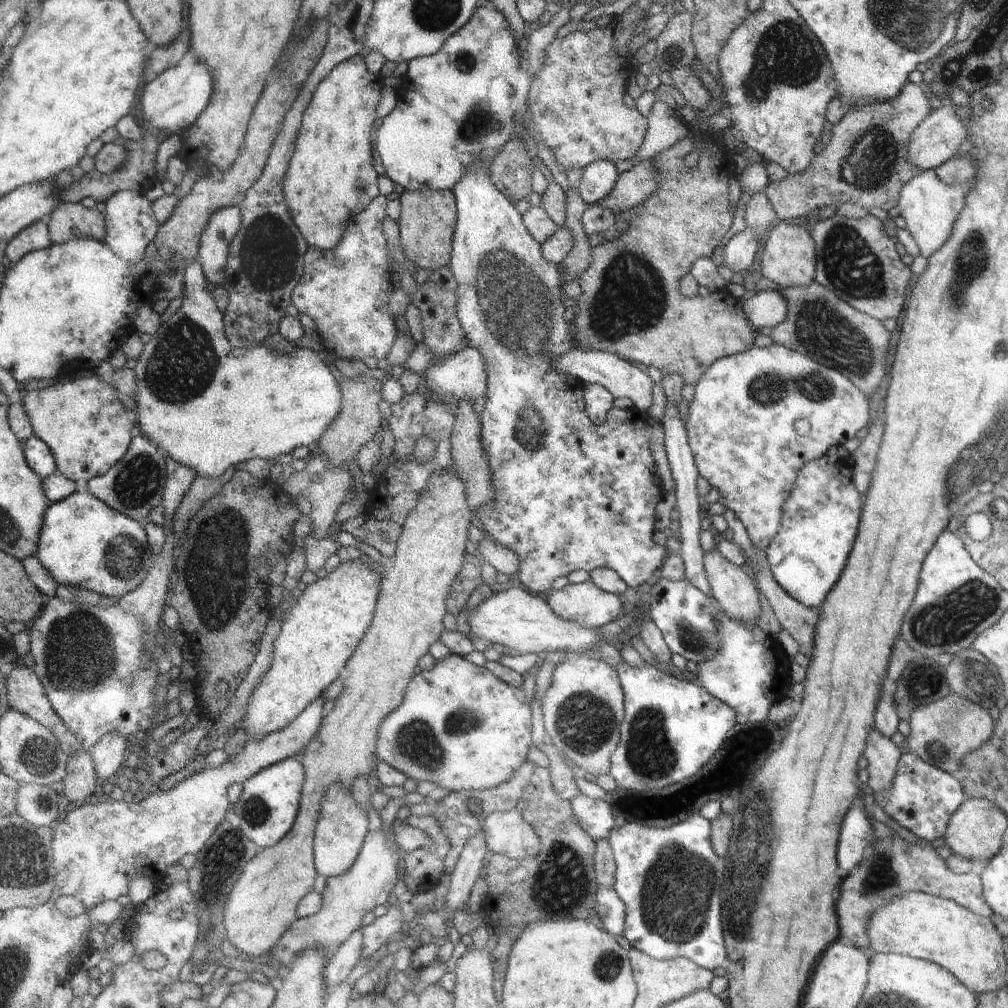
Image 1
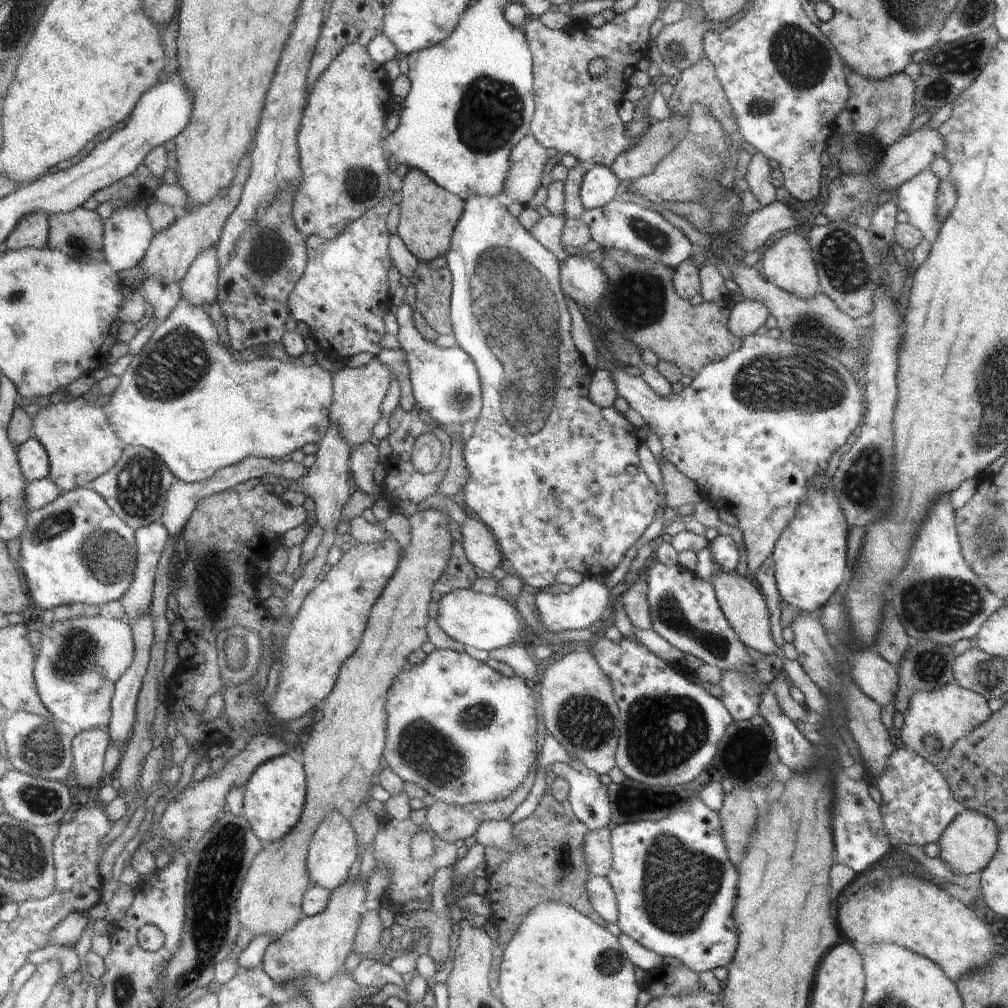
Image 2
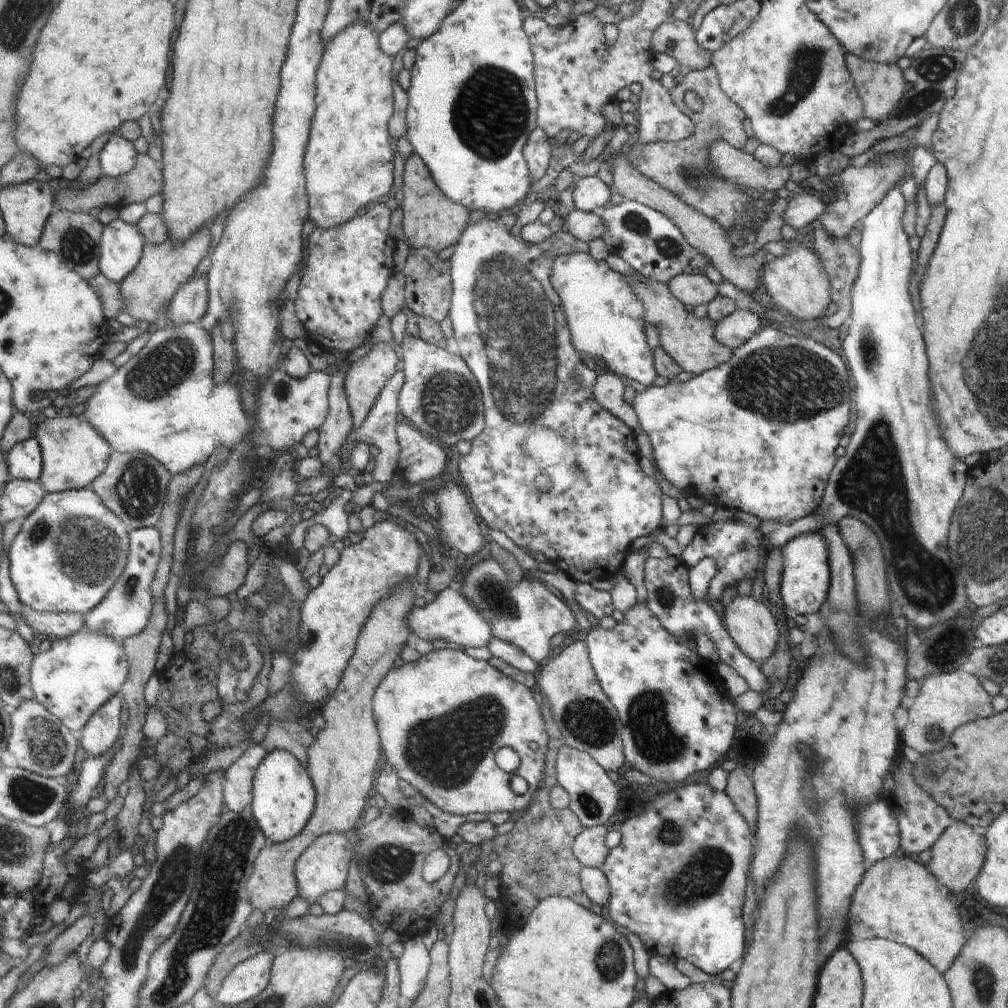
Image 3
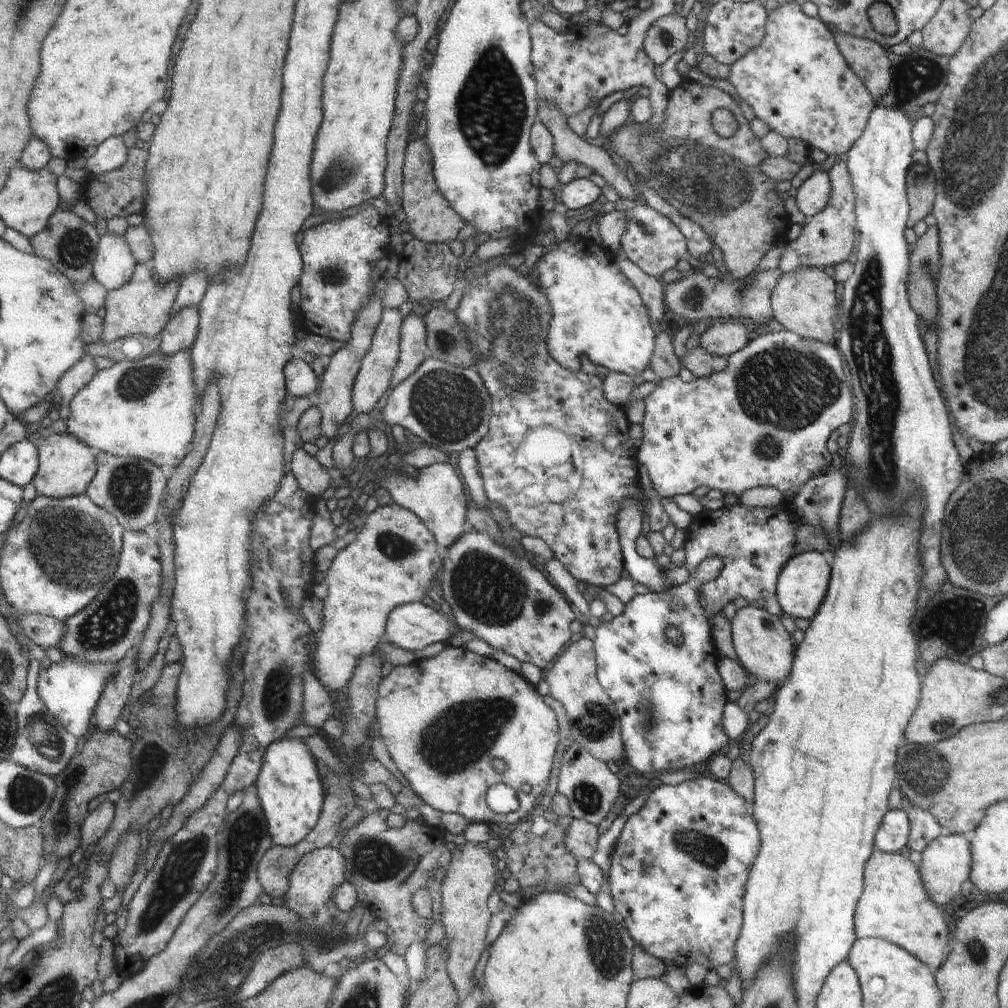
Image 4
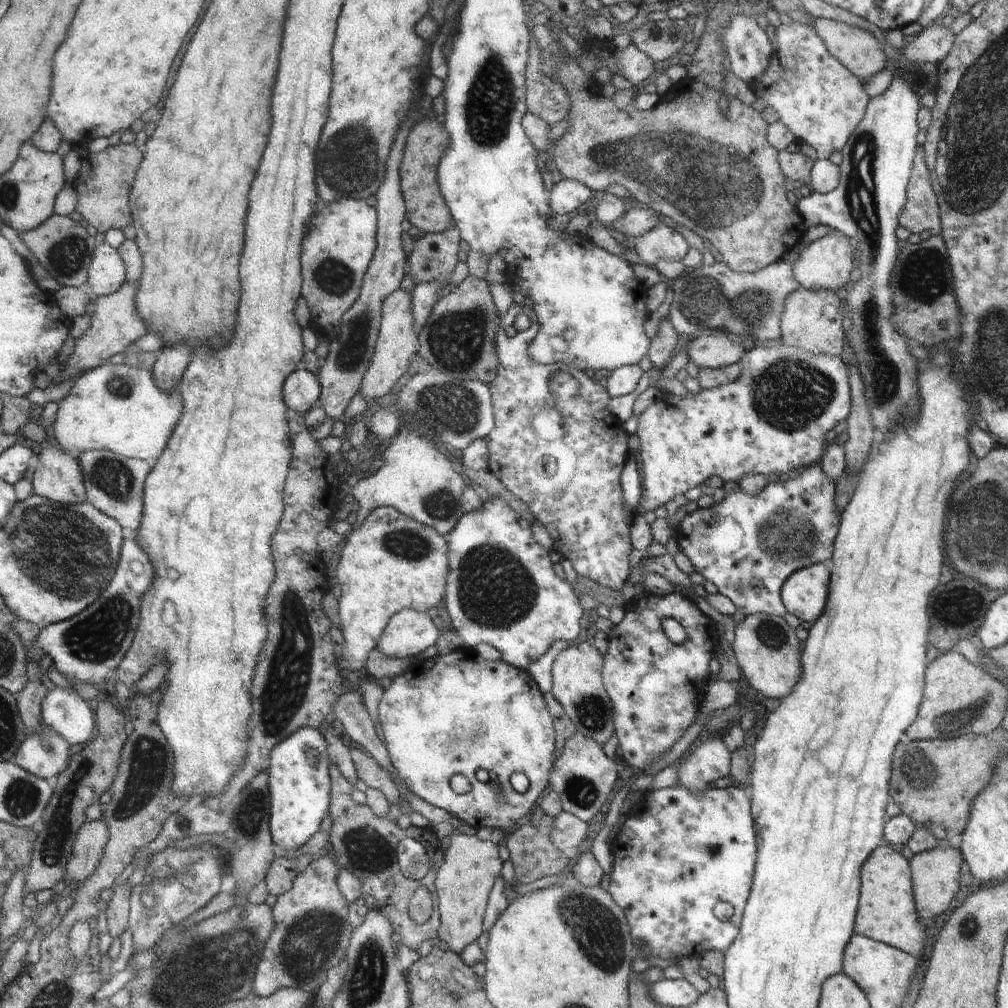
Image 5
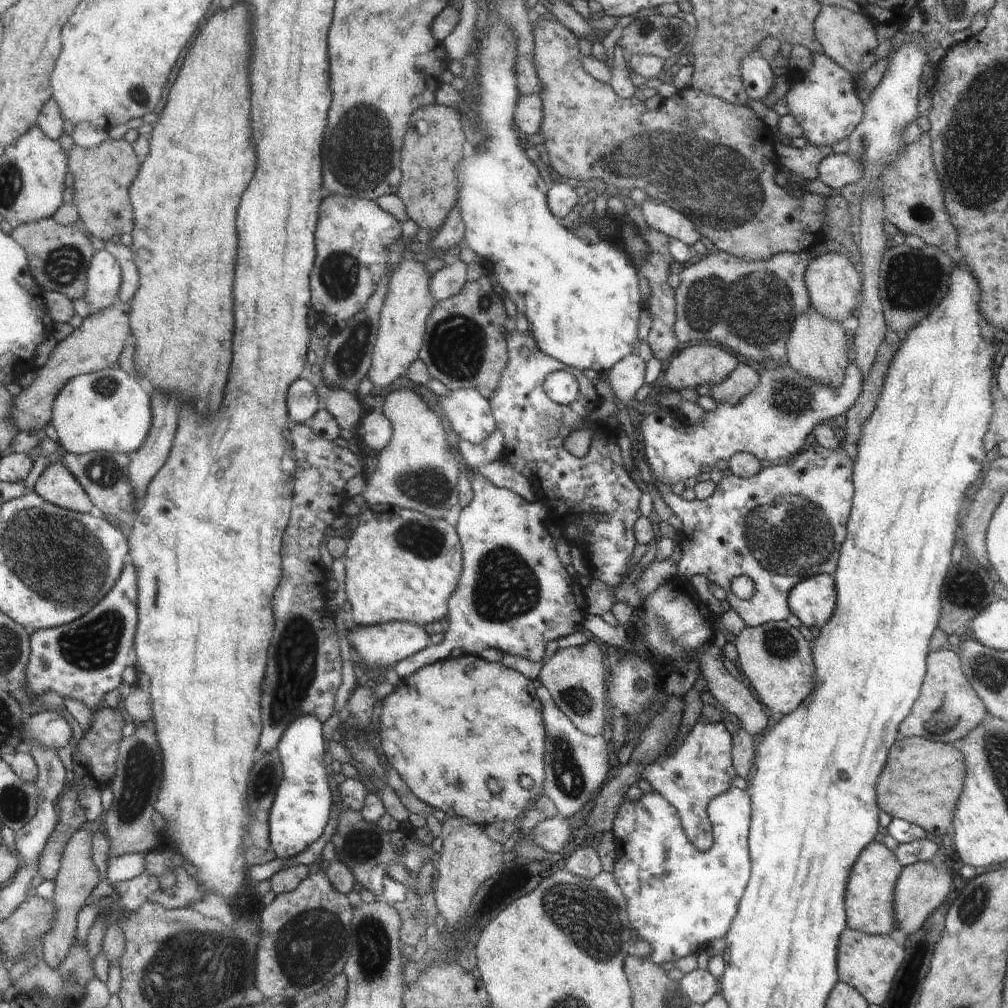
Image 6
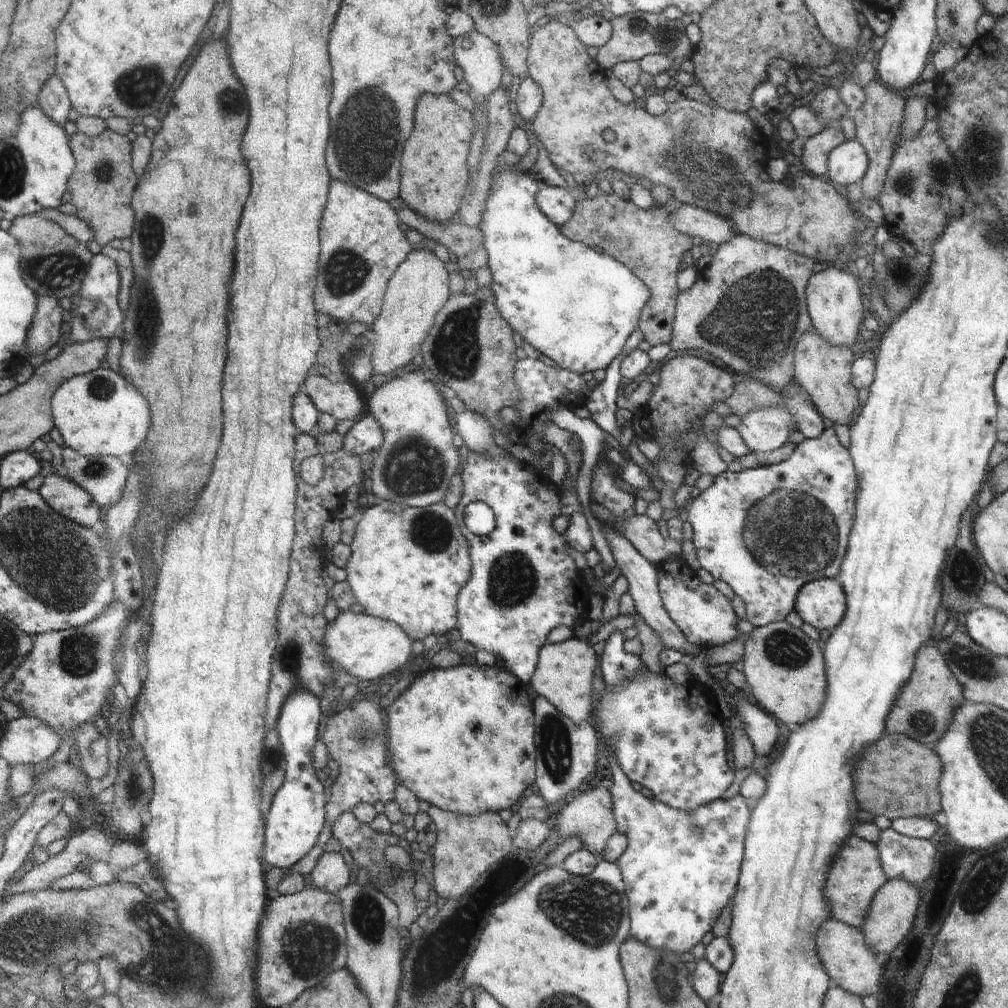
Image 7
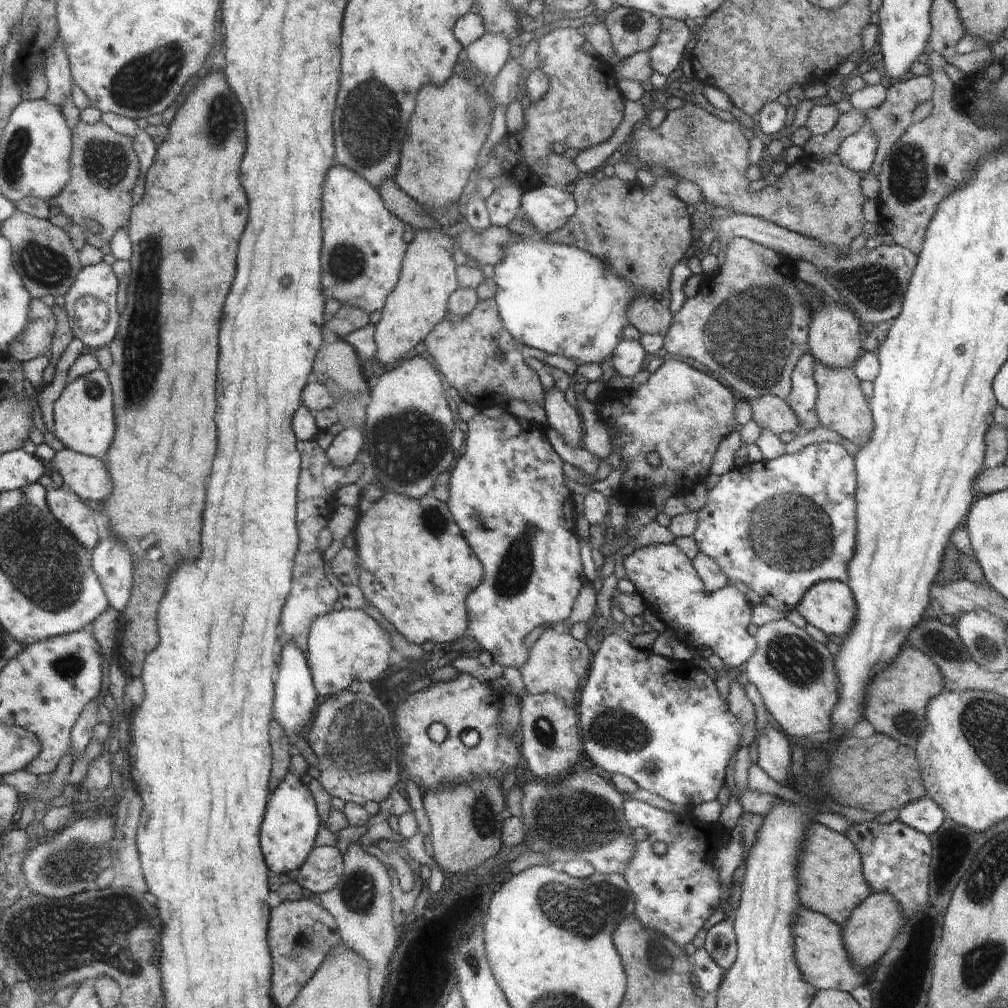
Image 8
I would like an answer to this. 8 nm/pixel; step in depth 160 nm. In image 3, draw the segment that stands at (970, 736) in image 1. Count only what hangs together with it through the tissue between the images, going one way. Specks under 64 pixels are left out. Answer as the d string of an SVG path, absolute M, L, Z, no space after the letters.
M961 668L927 676L921 681L919 695L908 709L908 724L902 730L904 744L920 754L930 755L941 751L951 742L951 734L960 725L993 715L990 700L992 698L976 677Z

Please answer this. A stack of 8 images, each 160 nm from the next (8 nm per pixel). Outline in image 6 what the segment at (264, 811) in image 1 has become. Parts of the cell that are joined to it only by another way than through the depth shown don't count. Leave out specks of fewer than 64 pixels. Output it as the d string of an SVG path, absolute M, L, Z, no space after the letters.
M303 716L292 722L276 750L283 764L283 778L271 812L271 842L277 858L292 858L316 842L332 816L332 794L326 778L326 742L316 716Z

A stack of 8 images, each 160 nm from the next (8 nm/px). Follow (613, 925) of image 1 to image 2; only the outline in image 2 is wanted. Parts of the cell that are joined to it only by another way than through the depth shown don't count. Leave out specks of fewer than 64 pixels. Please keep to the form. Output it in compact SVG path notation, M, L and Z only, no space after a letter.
M591 874L591 878L587 884L587 891L590 894L591 906L594 908L596 914L606 924L616 923L619 914L618 900L616 900L616 894L607 878Z

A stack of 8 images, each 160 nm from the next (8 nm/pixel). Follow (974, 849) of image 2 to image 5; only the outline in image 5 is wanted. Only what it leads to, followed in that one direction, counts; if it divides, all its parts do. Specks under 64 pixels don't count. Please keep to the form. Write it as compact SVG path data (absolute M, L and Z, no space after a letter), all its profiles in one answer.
M946 844L933 851L914 855L911 860L912 882L914 882L915 910L918 920L927 922L930 918L946 912L952 898L960 888L960 858Z

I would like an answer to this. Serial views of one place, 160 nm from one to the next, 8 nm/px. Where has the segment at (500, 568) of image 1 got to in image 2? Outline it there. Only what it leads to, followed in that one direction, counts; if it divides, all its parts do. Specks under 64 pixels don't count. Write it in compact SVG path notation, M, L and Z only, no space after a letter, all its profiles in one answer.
M470 517L466 518L461 528L466 558L472 565L487 572L488 576L492 575L504 559L495 536L481 521Z

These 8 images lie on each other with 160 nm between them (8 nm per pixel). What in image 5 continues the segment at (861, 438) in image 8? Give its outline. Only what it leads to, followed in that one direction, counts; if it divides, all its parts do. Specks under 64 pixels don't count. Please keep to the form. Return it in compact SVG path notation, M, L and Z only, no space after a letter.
M830 289L809 291L795 290L786 300L786 309L782 316L782 337L788 346L798 346L812 354L847 355L844 350L844 330L842 330L842 309L840 298Z

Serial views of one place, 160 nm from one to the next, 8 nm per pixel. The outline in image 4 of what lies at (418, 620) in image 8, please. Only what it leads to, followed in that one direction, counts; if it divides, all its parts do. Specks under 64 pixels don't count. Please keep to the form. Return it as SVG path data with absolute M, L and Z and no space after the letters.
M390 503L379 506L368 514L364 527L351 535L347 546L337 552L330 568L324 575L328 586L328 596L322 602L324 622L322 631L314 636L314 654L312 654L314 676L328 690L339 690L352 678L361 658L372 655L378 644L386 639L386 624L390 614L404 603L420 603L428 592L432 578L438 576L440 556L436 552L434 535L428 532L428 526L418 520L417 514Z

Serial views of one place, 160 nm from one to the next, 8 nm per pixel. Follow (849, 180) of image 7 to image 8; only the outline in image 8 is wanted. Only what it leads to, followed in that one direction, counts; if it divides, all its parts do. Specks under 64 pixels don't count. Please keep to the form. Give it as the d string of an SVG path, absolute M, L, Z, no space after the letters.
M865 127L843 140L836 156L848 169L868 172L871 170L878 147L878 137Z

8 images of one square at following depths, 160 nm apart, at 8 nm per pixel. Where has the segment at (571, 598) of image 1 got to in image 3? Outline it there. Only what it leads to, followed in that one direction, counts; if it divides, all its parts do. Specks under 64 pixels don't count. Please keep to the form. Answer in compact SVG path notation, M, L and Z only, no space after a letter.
M490 557L472 566L472 574L470 569L466 574L462 573L457 582L468 602L492 626L494 638L513 644L537 664L542 663L542 660L552 656L550 638L558 632L572 630L572 610L560 598L556 598L544 586L544 582L525 578L513 581L506 576L502 565L494 557Z

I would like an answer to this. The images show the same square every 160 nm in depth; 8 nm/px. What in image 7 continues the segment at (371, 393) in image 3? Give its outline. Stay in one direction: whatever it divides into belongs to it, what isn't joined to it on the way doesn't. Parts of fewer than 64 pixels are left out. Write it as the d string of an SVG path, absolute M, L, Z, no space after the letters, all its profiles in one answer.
M416 249L411 256L396 269L394 276L387 286L383 300L382 312L369 335L373 344L372 360L374 372L390 374L396 368L406 366L418 352L426 340L435 316L448 302L448 272L446 264L433 251Z

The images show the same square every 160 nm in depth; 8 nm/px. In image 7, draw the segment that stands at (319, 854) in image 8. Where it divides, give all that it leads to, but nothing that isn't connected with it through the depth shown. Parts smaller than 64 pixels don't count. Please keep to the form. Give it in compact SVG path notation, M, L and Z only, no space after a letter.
M335 852L322 853L308 878L309 883L320 890L335 895L352 879L352 873L344 862L343 856Z

